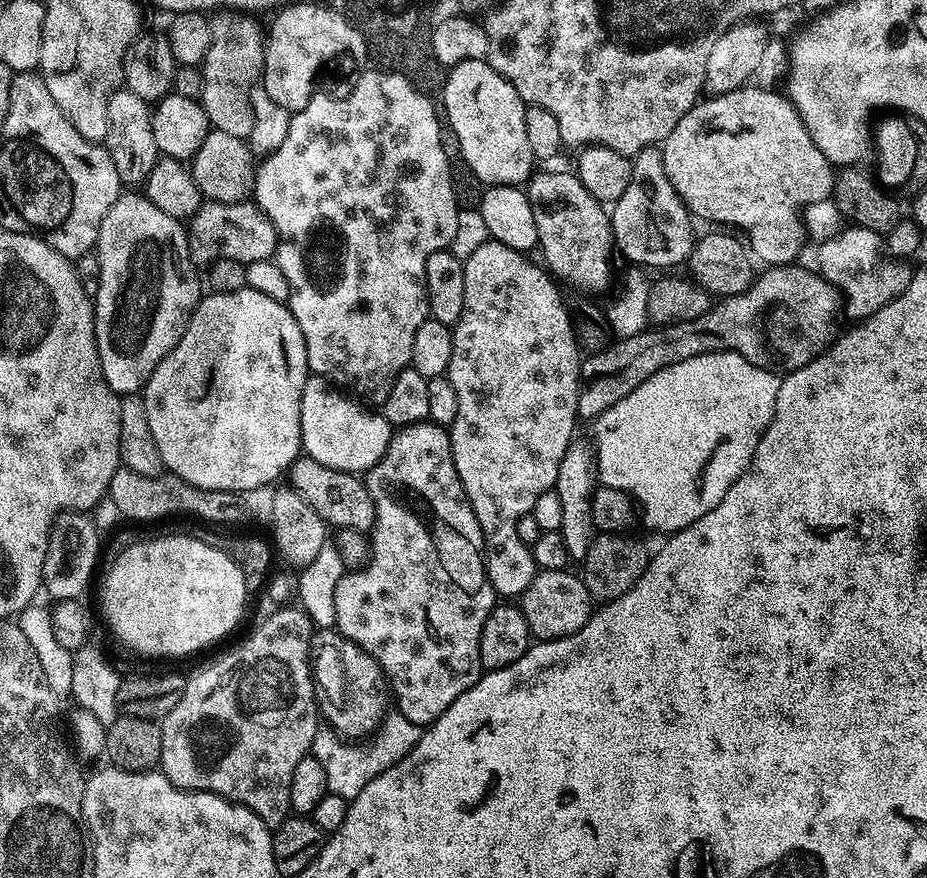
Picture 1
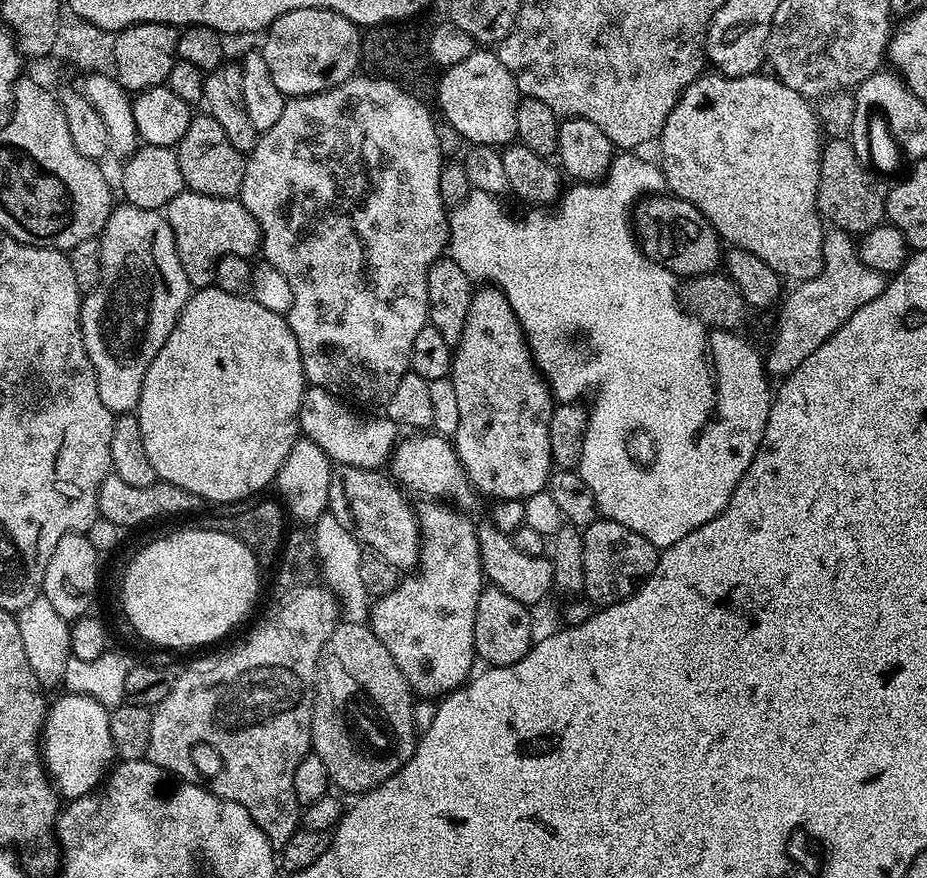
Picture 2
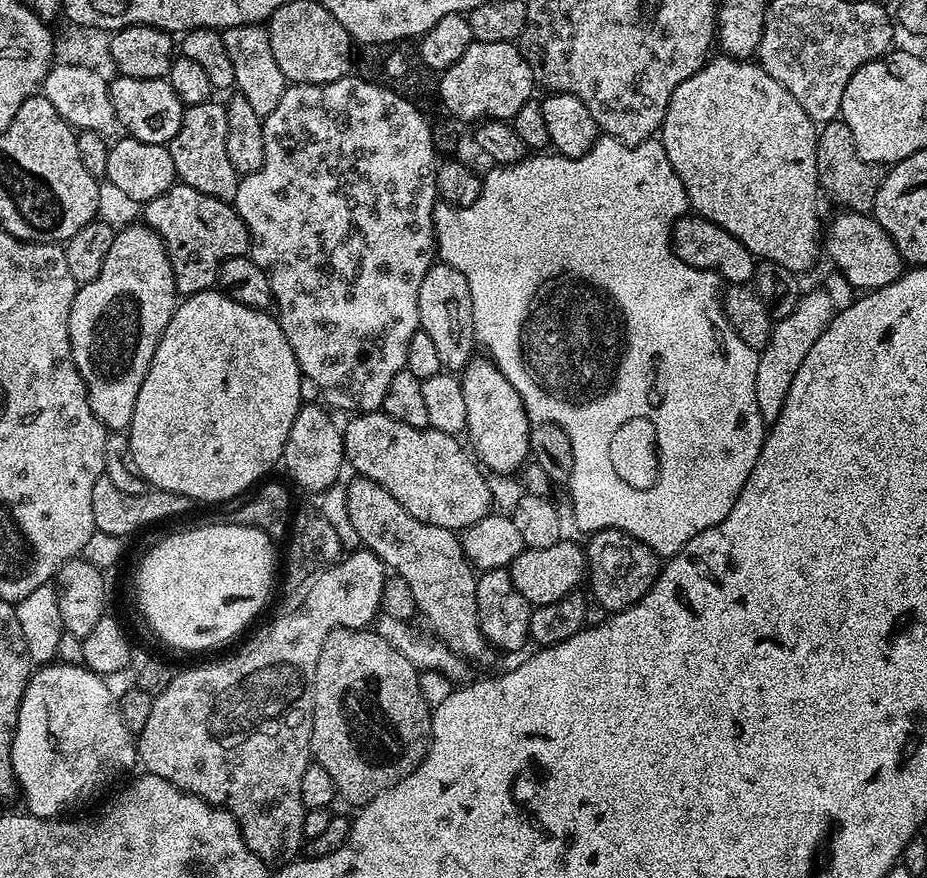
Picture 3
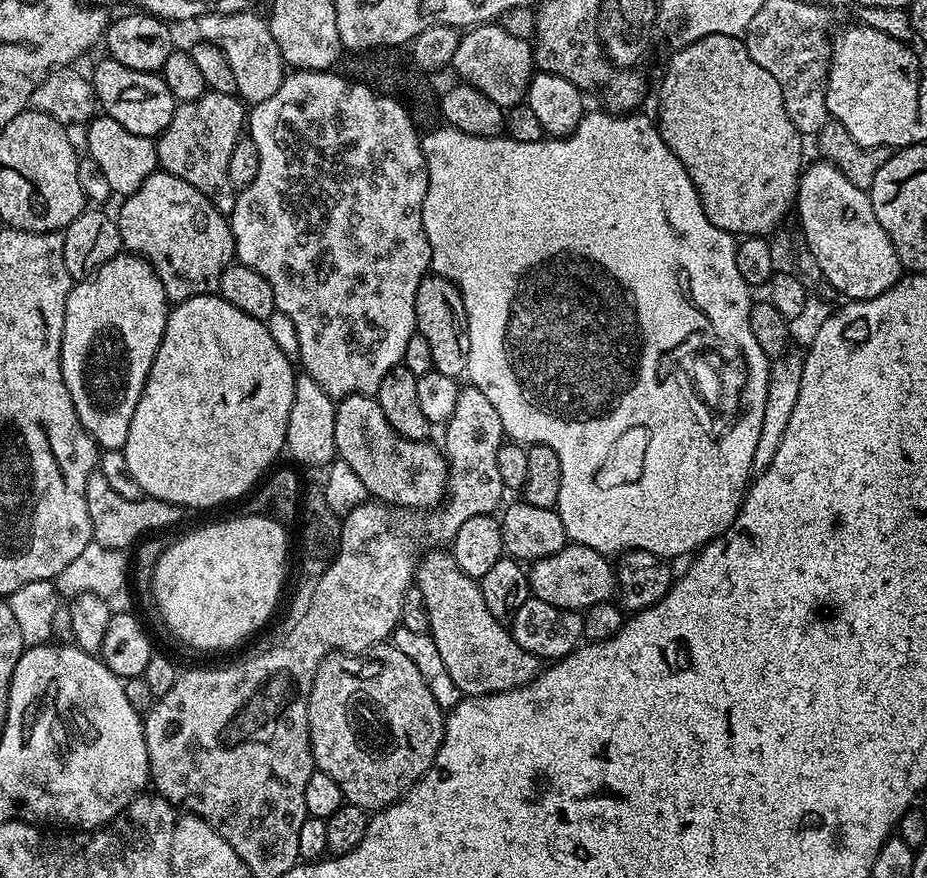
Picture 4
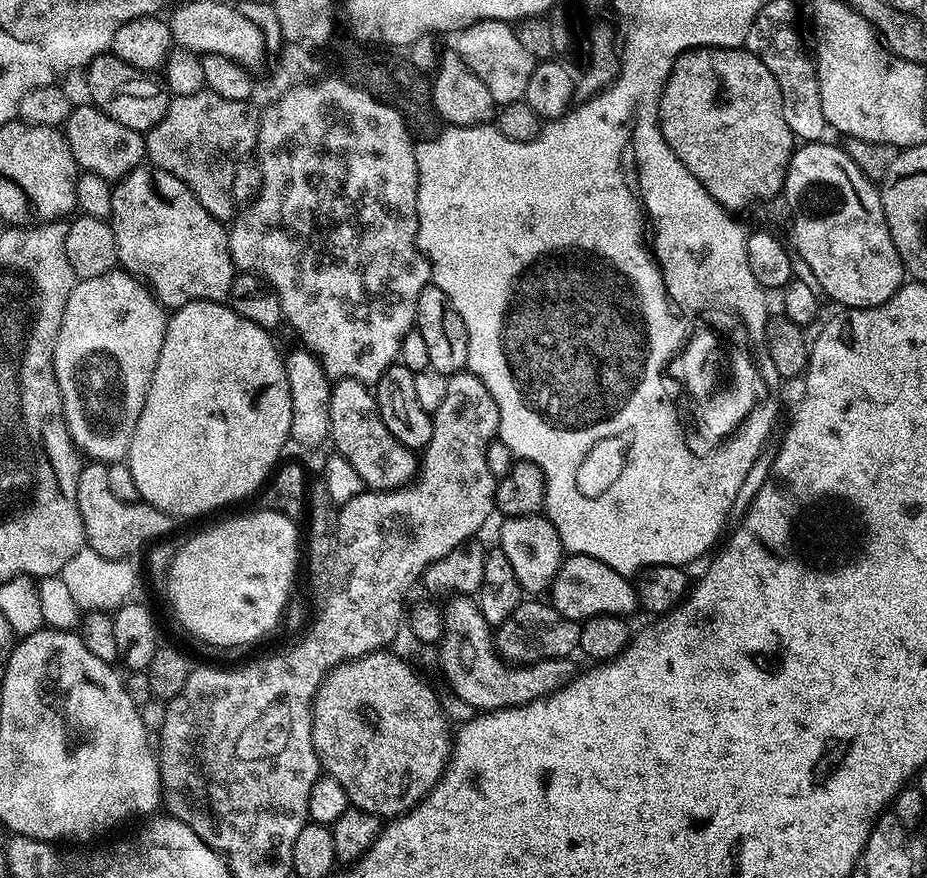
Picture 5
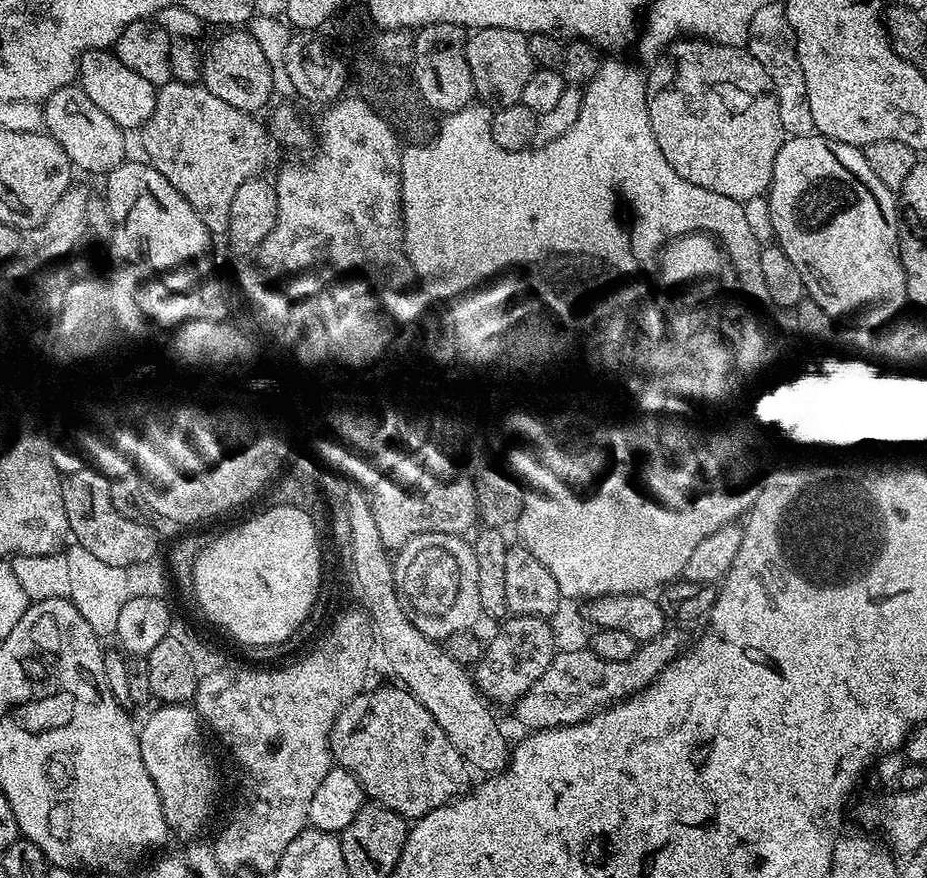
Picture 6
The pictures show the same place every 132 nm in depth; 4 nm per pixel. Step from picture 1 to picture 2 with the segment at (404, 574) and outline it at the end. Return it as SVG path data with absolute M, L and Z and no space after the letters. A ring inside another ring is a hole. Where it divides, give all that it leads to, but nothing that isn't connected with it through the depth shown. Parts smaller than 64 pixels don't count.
M424 502L421 505L420 510L418 508L422 533L418 567L411 574L405 575L390 594L379 597L371 605L370 627L380 647L387 650L390 658L394 658L401 676L406 678L408 687L417 697L443 698L449 692L455 692L473 675L472 660L477 659L474 618L478 610L478 598L486 587L486 577L484 569L480 567L477 525L471 524L464 517L467 515L463 511L447 503Z

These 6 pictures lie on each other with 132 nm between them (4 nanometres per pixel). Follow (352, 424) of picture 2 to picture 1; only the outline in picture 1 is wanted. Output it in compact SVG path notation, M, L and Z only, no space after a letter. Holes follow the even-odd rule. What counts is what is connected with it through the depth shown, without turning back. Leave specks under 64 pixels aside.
M309 375L306 386L302 386L300 442L303 455L314 458L314 462L322 462L330 470L367 474L384 457L393 435L393 426L384 415L369 410L320 376Z

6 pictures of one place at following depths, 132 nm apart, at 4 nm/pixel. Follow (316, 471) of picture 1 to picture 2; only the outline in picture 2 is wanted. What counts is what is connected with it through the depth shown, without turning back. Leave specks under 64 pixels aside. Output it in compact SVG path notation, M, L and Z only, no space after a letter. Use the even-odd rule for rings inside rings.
M341 464L332 474L328 512L352 531L361 545L382 554L390 566L412 570L420 558L422 533L417 515L404 499L405 493L383 471Z

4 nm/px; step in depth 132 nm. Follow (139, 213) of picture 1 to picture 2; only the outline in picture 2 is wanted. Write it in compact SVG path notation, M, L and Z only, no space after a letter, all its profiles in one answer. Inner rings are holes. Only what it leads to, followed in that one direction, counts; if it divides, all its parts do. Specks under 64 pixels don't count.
M127 202L121 205L121 208L120 205L113 207L98 237L102 246L100 284L83 297L80 306L82 338L98 378L98 395L114 414L135 413L139 409L146 370L150 370L150 362L154 362L166 338L170 338L170 330L174 330L190 295L186 270L182 270L178 246L174 242L174 230L170 230L167 215L154 208L139 208Z

